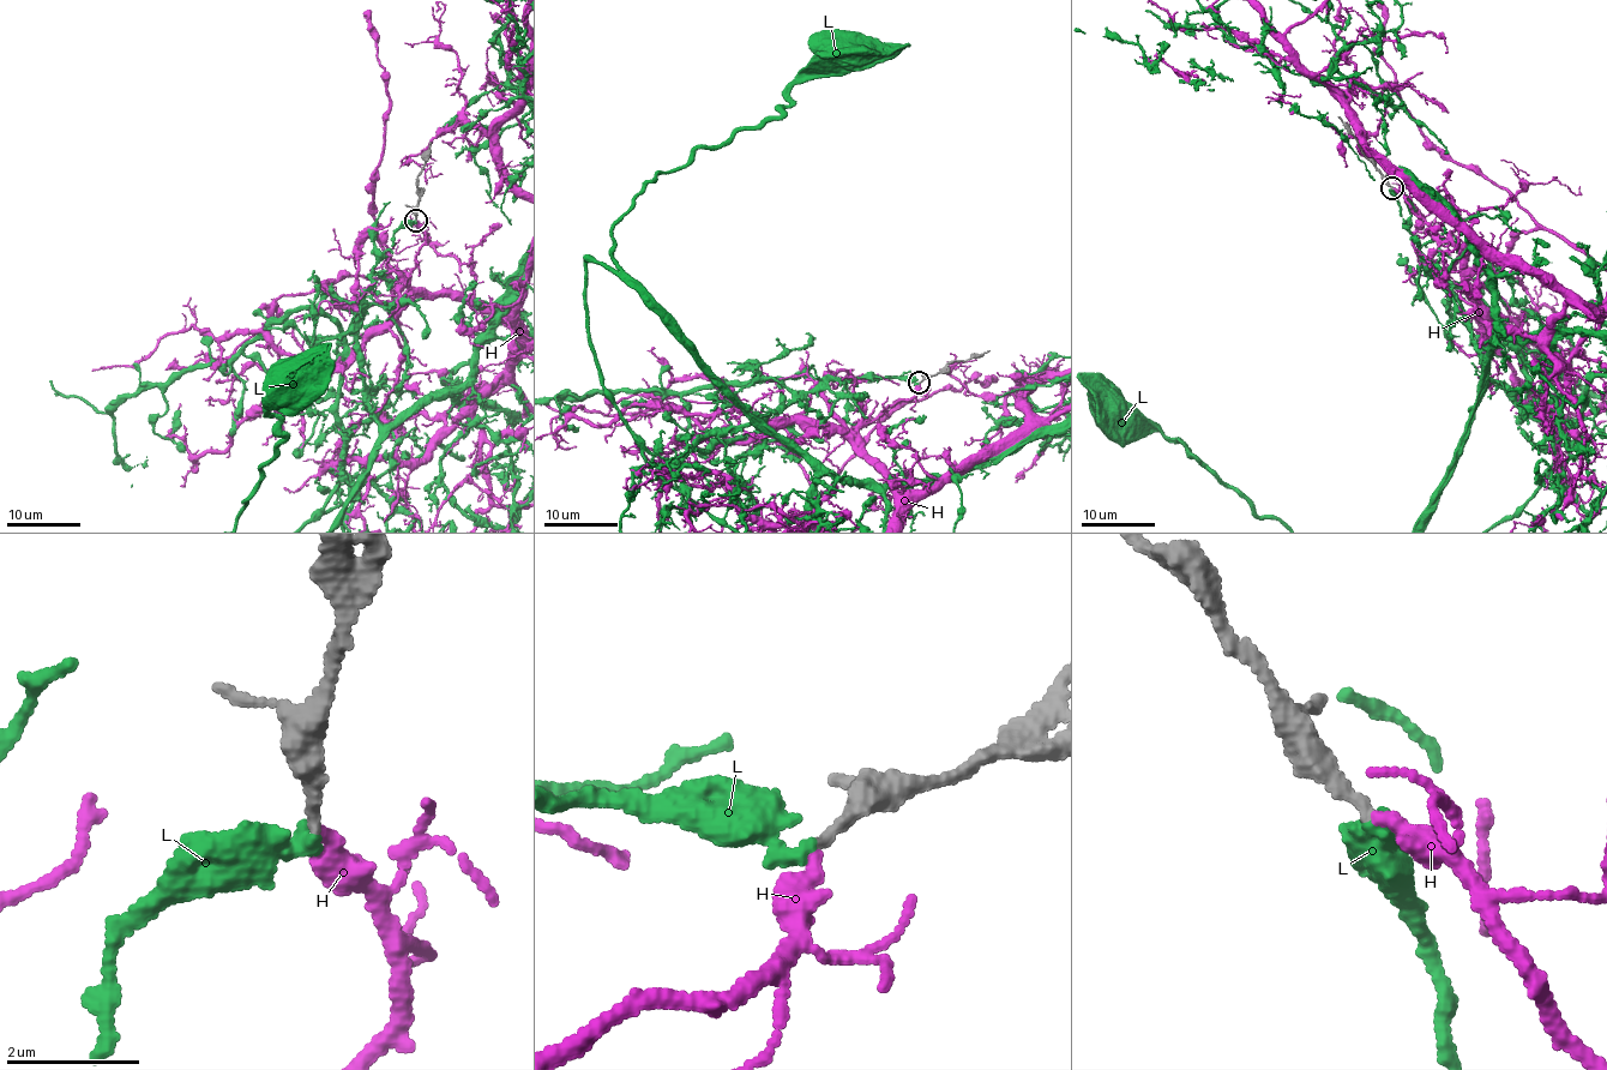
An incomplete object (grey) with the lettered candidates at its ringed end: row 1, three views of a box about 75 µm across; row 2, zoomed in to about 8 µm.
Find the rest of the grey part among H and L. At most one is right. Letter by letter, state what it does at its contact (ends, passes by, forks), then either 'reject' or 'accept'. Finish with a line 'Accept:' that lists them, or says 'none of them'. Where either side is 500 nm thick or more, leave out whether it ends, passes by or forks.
H: it ends | reject
L: it ends | accept
Accept: L

